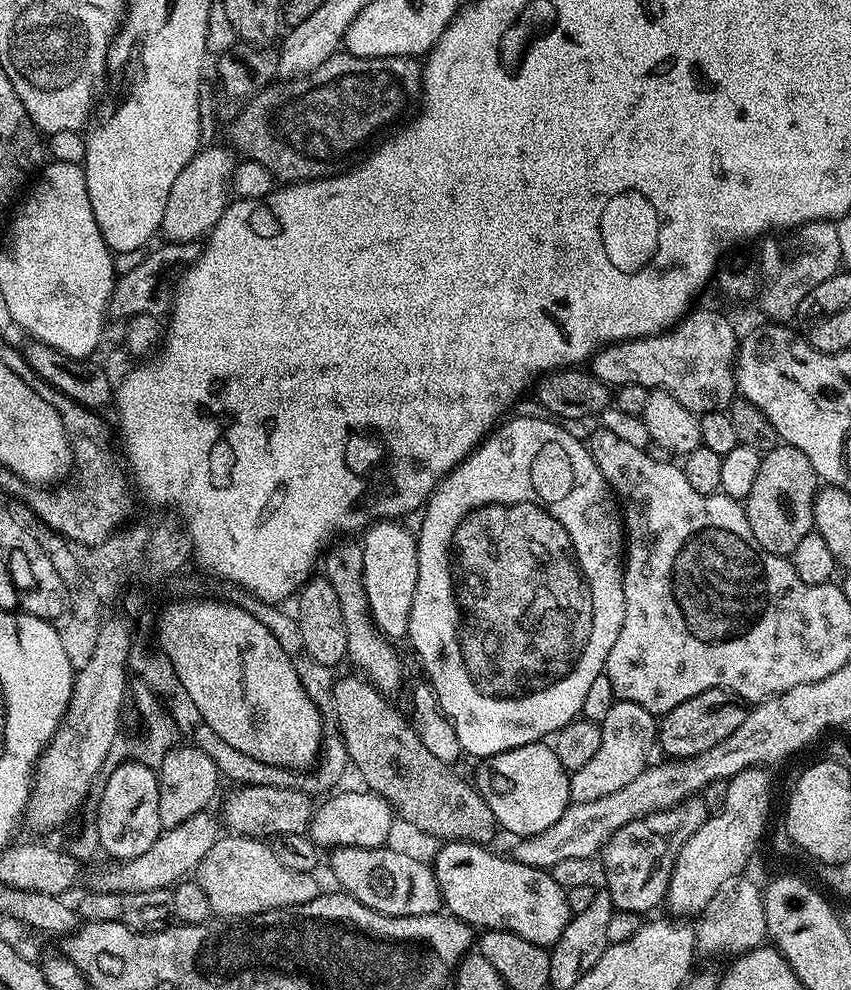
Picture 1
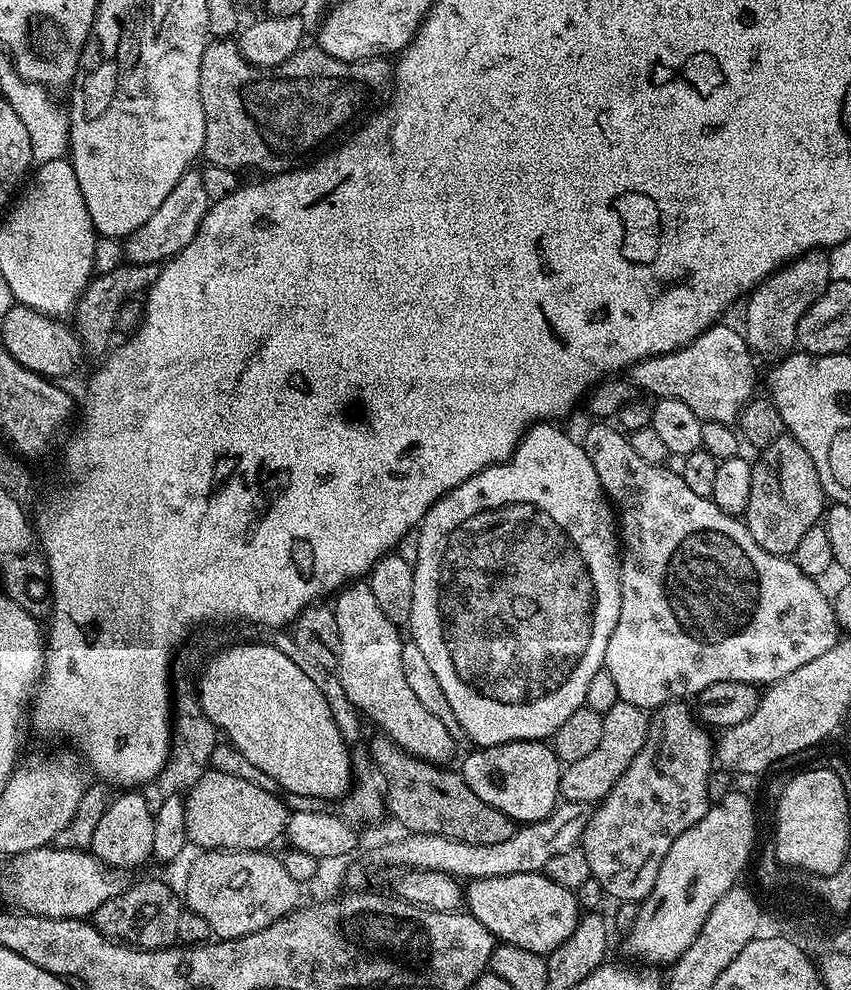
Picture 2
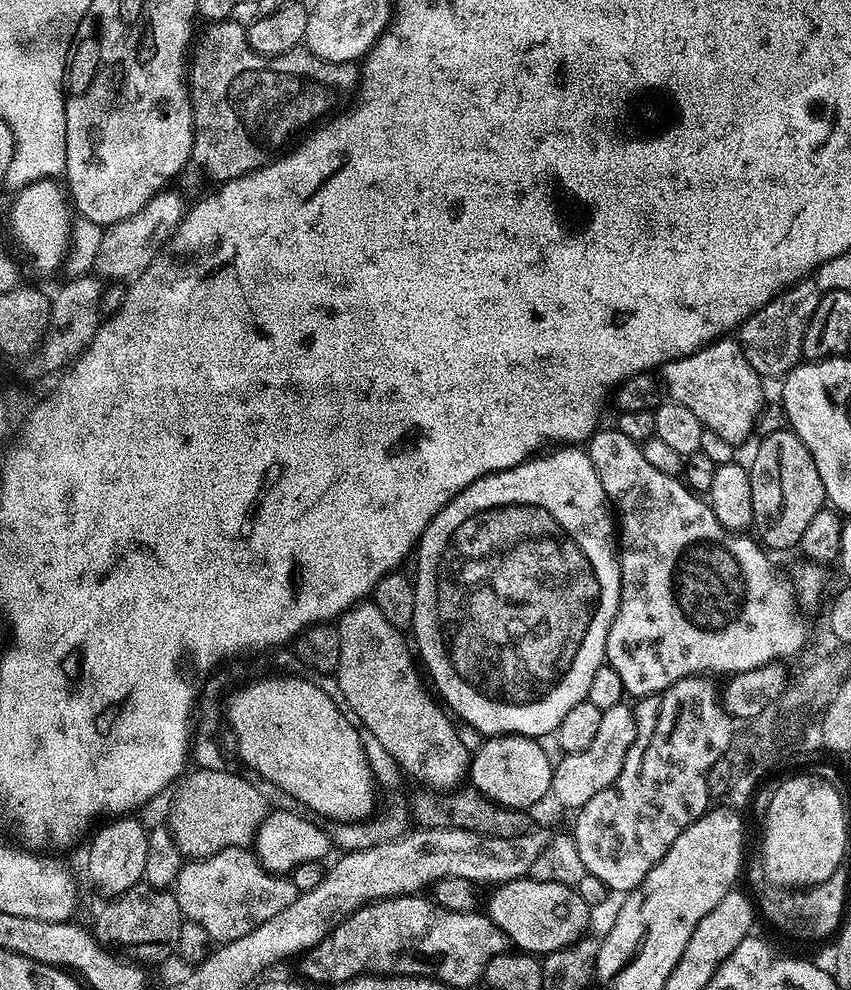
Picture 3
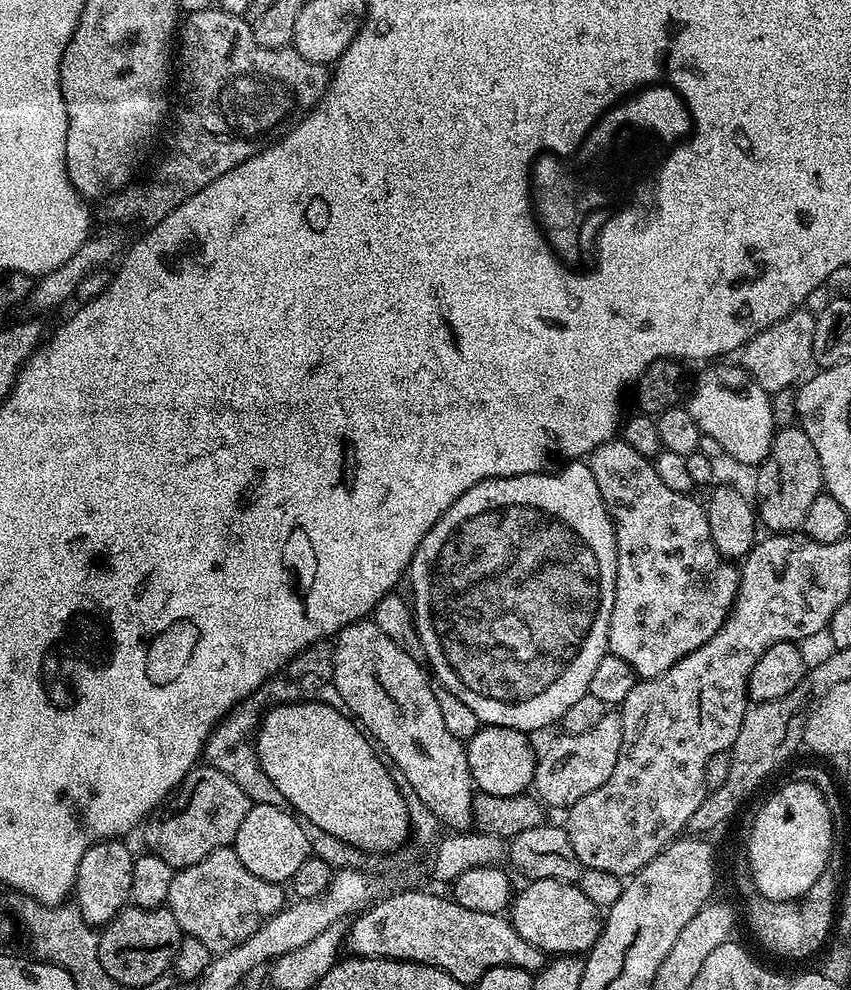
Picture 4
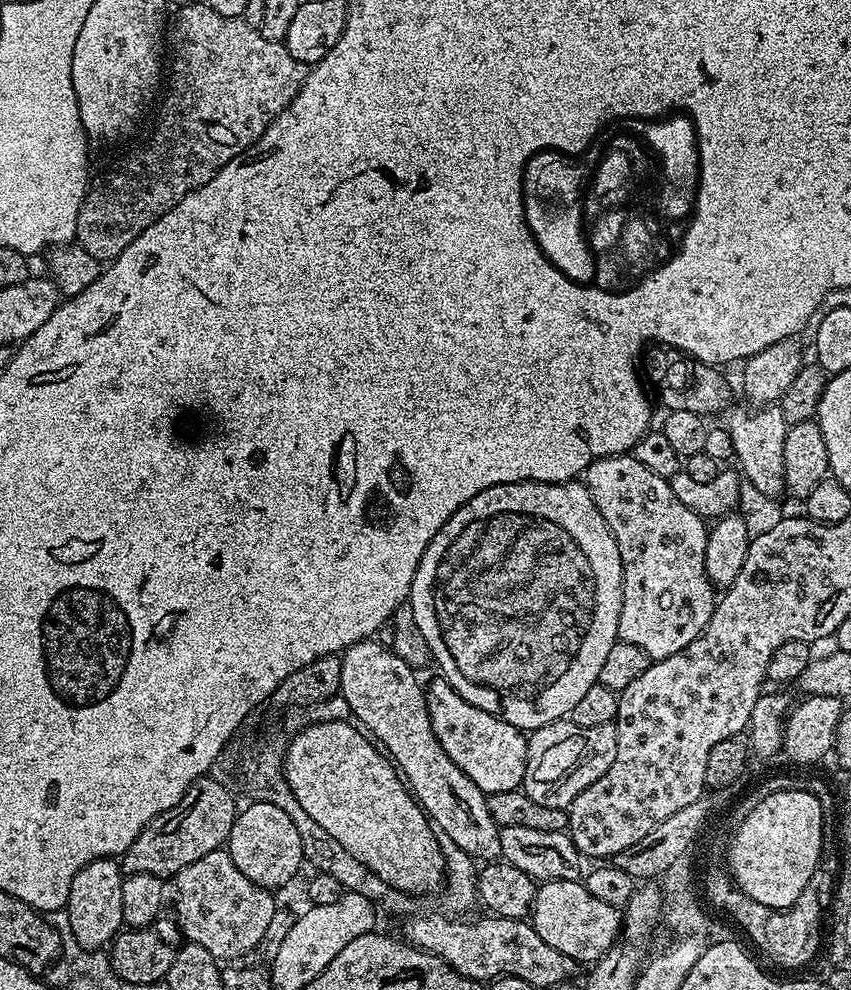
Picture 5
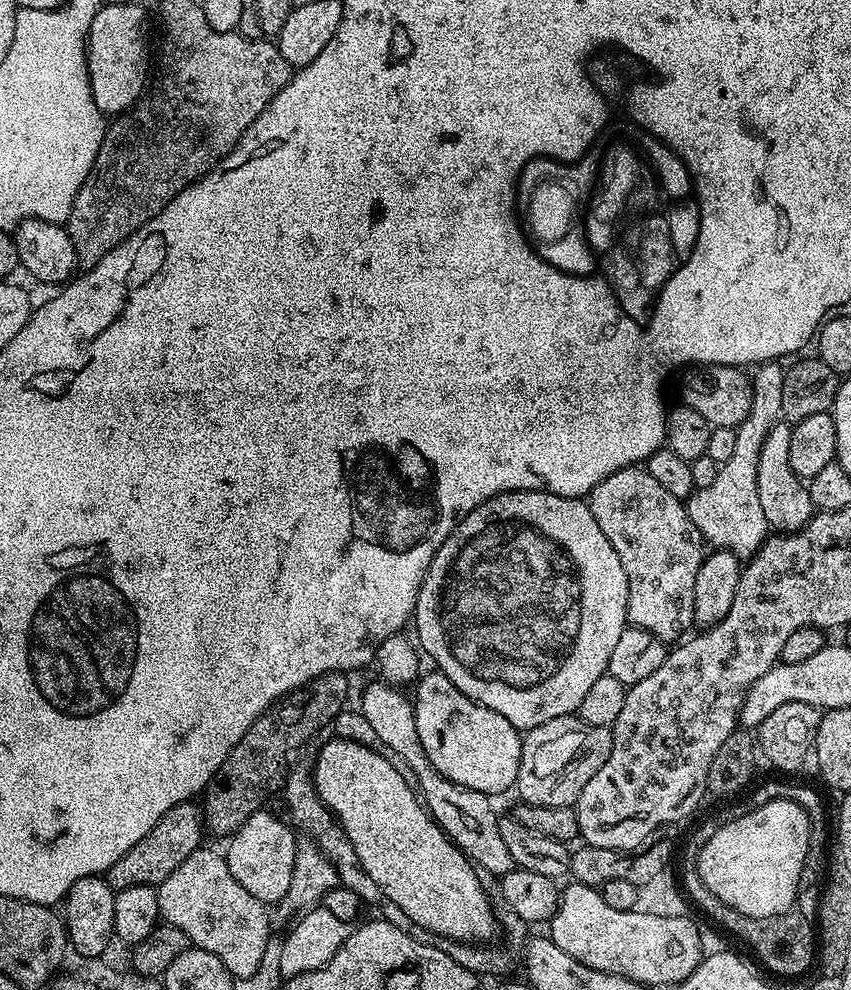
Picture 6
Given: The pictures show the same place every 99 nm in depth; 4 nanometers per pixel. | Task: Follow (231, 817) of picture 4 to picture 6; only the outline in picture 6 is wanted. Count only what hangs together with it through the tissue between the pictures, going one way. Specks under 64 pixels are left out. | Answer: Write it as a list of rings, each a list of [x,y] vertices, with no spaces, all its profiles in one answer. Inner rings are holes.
[[[185,802],[175,804],[161,820],[142,838],[142,842],[134,842],[114,866],[110,866],[106,873],[108,884],[114,890],[129,888],[130,886],[159,886],[196,848],[201,847],[203,836],[206,836],[204,813],[195,803]]]

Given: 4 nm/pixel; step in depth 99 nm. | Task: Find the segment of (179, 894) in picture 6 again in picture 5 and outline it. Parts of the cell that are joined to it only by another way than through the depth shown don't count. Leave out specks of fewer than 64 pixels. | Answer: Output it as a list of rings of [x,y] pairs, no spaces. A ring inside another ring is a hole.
[[[227,850],[206,854],[206,858],[190,862],[190,866],[164,880],[164,903],[180,928],[181,937],[187,943],[210,950],[218,962],[236,962],[239,956],[257,951],[278,907],[278,901],[272,896],[275,895],[269,889],[250,882],[234,866]]]

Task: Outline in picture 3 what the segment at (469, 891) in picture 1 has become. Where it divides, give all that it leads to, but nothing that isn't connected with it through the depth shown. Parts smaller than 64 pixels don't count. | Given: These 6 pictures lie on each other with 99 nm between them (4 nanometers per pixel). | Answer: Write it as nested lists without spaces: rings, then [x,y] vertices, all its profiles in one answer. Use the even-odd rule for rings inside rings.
[[[531,878],[508,880],[488,900],[486,915],[492,919],[519,951],[529,954],[557,952],[581,939],[588,928],[590,906],[575,887]]]

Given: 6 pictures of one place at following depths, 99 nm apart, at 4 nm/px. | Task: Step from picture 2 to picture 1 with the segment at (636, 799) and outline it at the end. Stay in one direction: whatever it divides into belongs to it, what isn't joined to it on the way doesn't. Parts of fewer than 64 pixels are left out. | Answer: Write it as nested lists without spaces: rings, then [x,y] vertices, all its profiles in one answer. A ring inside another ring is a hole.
[[[693,798],[691,800],[685,800],[683,804],[678,804],[674,808],[667,808],[661,812],[655,812],[649,816],[643,816],[638,818],[634,822],[626,822],[626,826],[622,826],[622,830],[618,830],[609,840],[604,843],[602,849],[602,867],[604,869],[604,884],[606,885],[606,891],[612,895],[612,906],[617,913],[620,912],[648,912],[651,908],[656,908],[665,903],[666,897],[668,895],[668,883],[672,877],[672,871],[674,870],[674,862],[678,858],[678,854],[682,850],[682,846],[686,846],[686,842],[690,842],[692,835],[702,827],[708,821],[709,811],[704,807],[704,801],[700,798]]]

